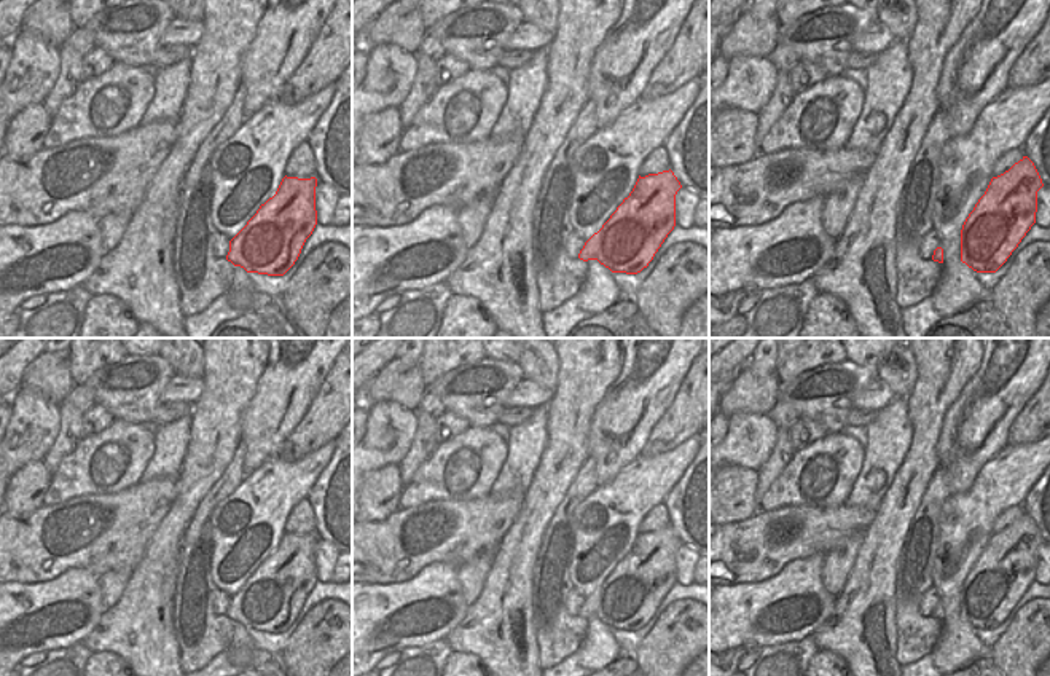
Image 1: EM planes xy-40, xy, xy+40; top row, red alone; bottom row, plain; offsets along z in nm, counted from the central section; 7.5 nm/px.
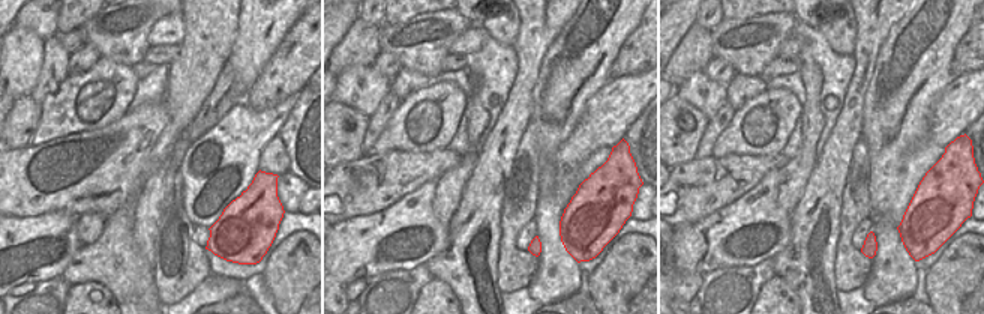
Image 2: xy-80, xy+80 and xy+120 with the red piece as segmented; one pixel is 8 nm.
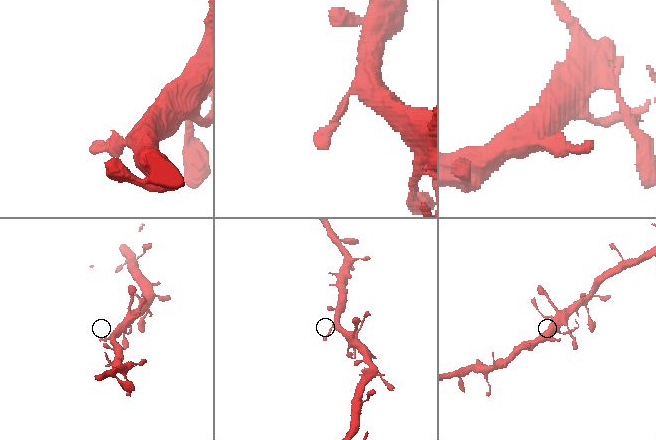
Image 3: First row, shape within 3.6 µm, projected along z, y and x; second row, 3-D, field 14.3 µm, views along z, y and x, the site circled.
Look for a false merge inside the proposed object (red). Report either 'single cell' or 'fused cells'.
single cell

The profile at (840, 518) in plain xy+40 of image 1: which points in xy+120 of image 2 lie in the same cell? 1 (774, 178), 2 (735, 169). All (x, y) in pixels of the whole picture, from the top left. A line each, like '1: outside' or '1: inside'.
1: outside
2: inside

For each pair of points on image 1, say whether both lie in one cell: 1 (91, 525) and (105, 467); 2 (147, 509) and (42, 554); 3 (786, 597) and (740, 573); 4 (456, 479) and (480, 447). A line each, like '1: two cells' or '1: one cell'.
1: two cells
2: one cell
3: two cells
4: one cell

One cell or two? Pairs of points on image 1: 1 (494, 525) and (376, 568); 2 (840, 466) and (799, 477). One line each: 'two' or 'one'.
1: one
2: one

